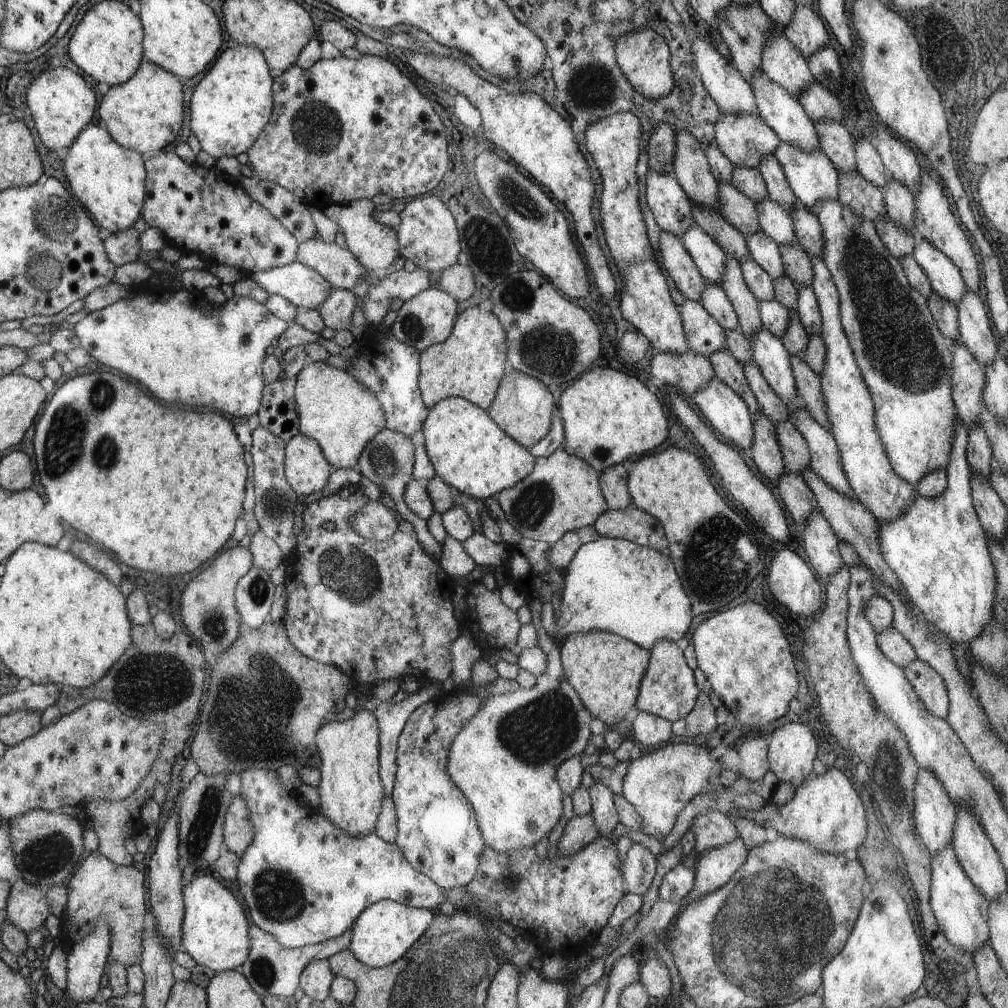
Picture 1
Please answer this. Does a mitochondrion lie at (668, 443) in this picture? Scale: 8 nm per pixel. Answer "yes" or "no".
no

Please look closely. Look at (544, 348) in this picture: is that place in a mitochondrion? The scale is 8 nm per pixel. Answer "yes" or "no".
yes

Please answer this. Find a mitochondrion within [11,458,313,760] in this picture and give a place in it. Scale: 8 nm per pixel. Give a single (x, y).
(167, 676)

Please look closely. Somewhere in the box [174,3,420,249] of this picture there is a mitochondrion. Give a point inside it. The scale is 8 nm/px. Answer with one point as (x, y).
(317, 127)

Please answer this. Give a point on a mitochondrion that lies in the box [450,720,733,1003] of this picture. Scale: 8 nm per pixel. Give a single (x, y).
(508, 880)

